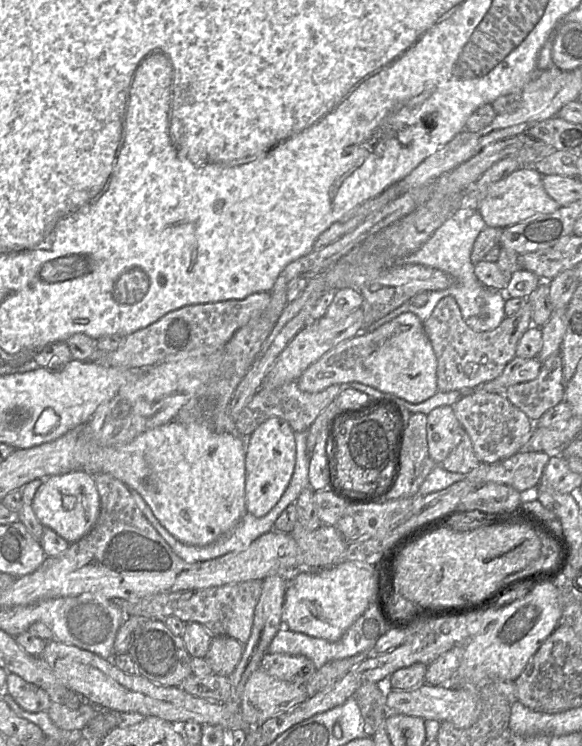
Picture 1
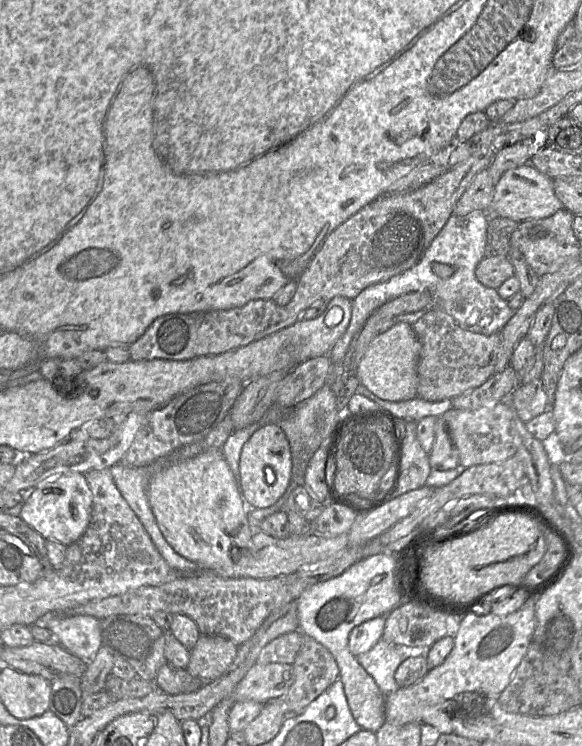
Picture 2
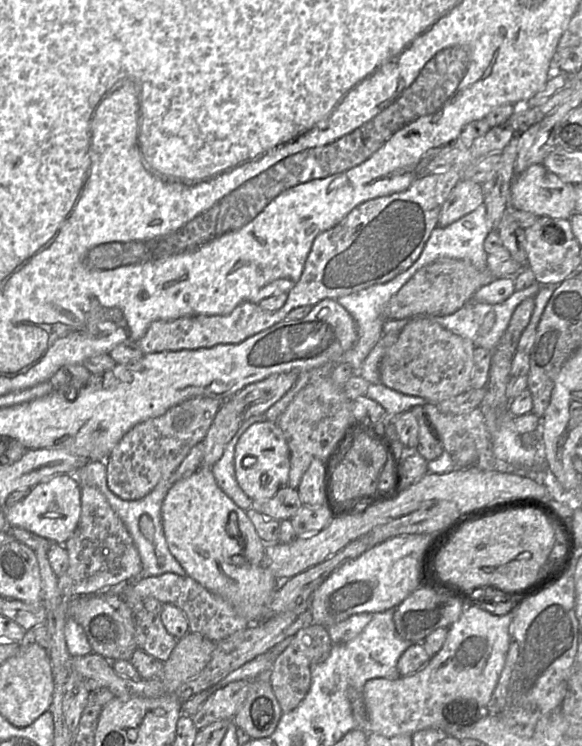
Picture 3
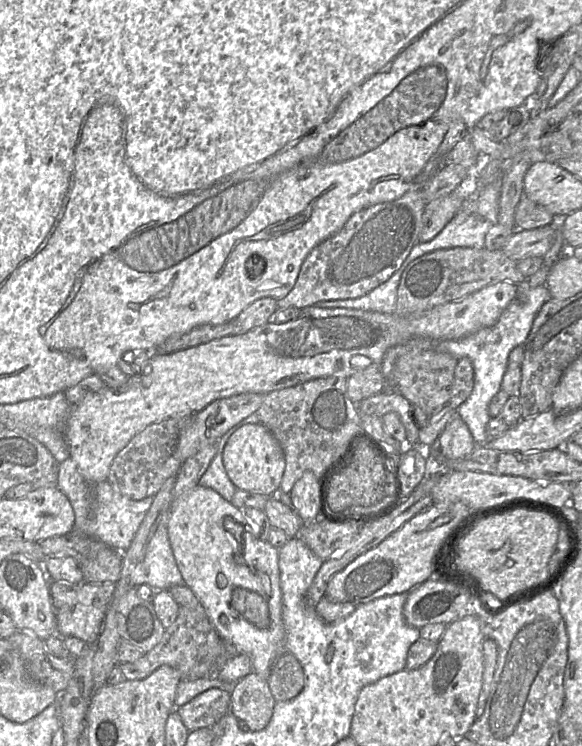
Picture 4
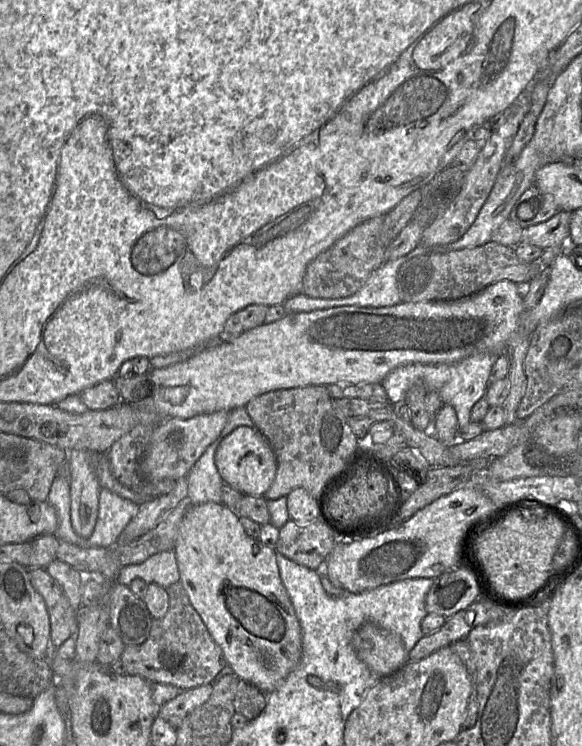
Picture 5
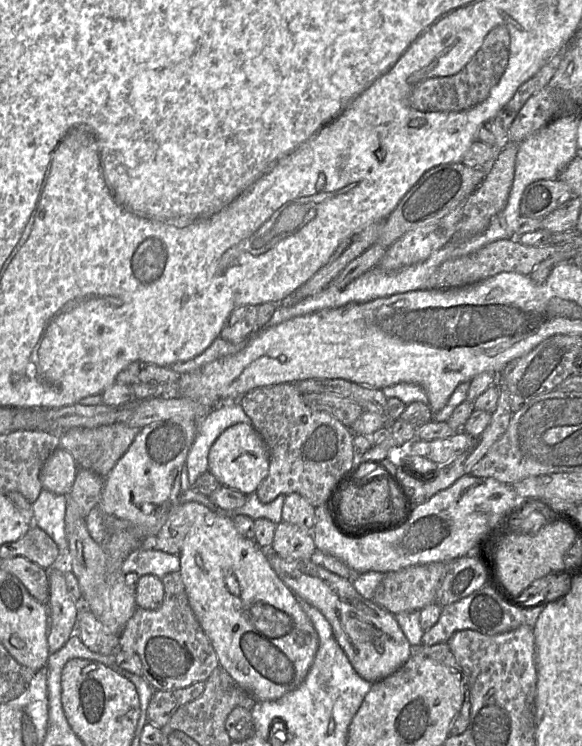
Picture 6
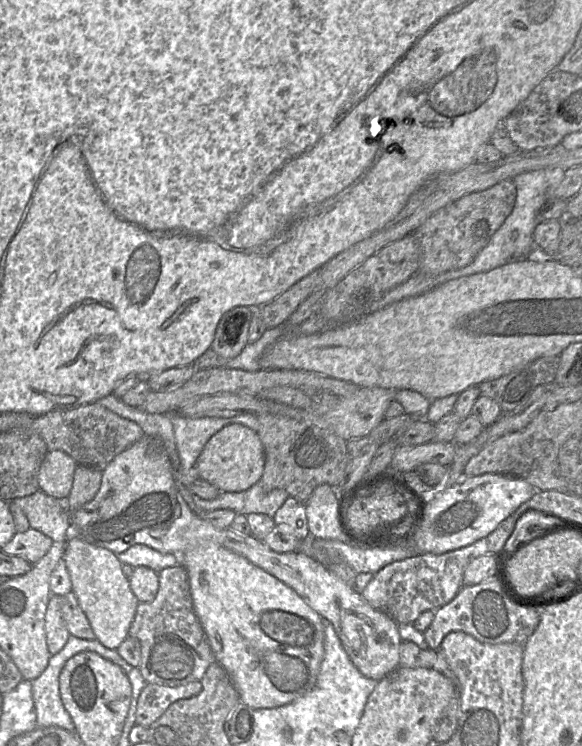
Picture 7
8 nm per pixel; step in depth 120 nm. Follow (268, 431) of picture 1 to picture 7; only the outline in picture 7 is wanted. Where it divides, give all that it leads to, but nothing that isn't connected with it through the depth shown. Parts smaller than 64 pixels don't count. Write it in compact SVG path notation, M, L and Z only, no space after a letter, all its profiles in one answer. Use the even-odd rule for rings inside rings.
M229 424L216 432L205 444L194 467L200 478L220 492L240 492L257 483L265 465L264 447L258 433L242 424Z

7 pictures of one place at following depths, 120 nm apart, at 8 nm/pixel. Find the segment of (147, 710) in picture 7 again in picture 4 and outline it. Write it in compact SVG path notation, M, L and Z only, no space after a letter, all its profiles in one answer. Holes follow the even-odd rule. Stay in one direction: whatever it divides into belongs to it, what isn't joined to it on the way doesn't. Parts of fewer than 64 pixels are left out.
M211 688L175 708L184 725L190 730L213 727L231 712L231 693L221 688Z

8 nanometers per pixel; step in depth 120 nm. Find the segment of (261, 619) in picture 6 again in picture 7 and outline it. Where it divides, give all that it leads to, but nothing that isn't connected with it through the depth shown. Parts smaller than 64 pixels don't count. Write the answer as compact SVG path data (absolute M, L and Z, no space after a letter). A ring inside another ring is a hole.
M202 542L179 555L185 567L193 607L216 663L232 679L241 702L253 709L277 708L307 694L317 682L324 657L323 618L292 588L246 558L214 542Z

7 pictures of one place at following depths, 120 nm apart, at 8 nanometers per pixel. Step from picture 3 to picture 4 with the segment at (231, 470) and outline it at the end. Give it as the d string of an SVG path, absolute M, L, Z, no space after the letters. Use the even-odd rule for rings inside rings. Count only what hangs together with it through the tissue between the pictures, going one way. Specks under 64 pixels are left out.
M256 413L251 414L231 427L218 441L218 449L207 470L199 479L198 485L211 488L225 500L231 501L236 491L236 486L228 477L223 464L223 450L230 436L240 427L249 423L260 423Z

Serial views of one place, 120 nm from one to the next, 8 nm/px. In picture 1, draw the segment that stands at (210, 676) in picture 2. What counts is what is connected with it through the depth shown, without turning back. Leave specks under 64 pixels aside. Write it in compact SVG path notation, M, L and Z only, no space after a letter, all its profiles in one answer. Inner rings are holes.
M213 636L204 657L214 675L229 676L241 659L244 644L228 636Z

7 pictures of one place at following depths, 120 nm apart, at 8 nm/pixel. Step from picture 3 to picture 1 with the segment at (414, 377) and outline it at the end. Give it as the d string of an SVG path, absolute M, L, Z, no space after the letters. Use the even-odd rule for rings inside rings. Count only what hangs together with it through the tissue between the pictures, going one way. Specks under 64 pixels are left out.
M451 296L442 298L430 317L423 322L437 358L437 389L440 392L461 391L492 381L516 357L516 347L532 323L532 310L526 302L516 314L509 316L492 331L475 332L464 322L460 308Z

